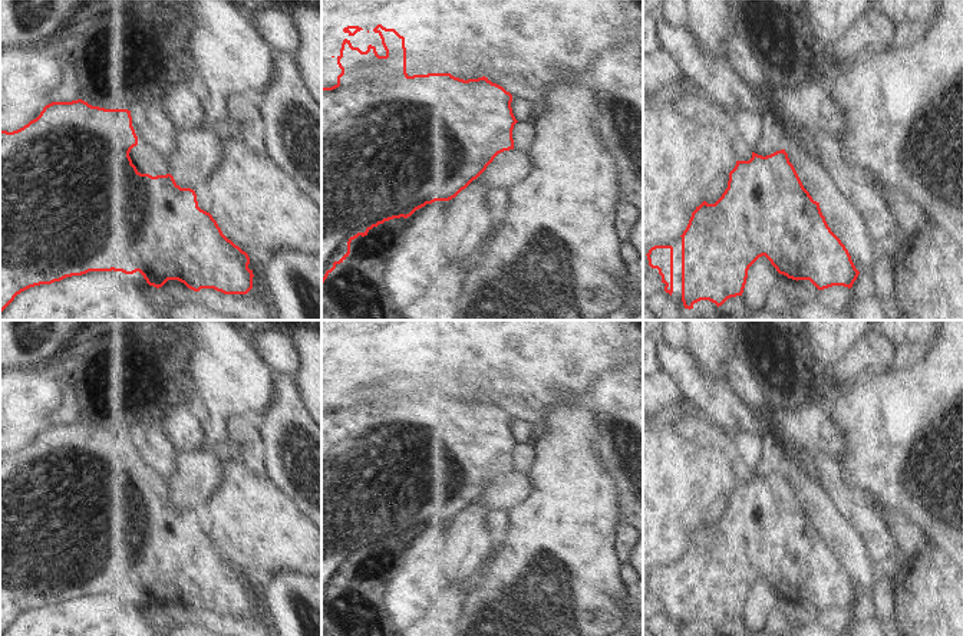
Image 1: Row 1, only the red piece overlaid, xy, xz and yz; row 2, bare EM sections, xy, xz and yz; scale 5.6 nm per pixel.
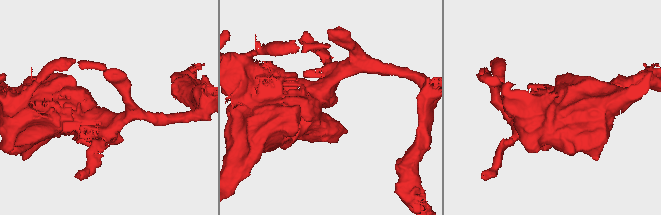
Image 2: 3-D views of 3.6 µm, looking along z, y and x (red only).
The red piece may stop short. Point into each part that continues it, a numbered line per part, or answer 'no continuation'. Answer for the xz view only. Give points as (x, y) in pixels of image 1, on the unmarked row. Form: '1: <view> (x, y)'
no continuation

